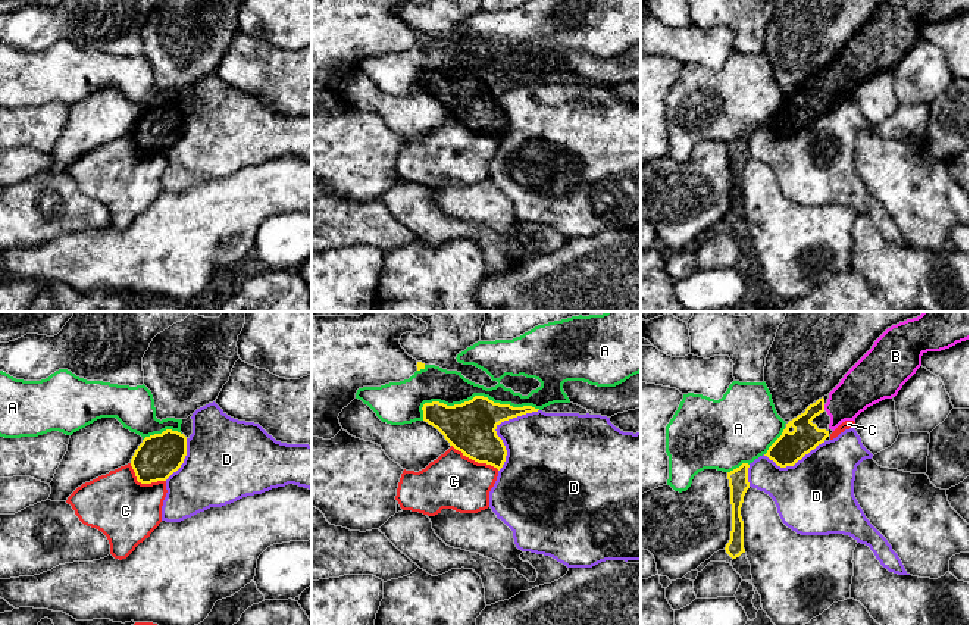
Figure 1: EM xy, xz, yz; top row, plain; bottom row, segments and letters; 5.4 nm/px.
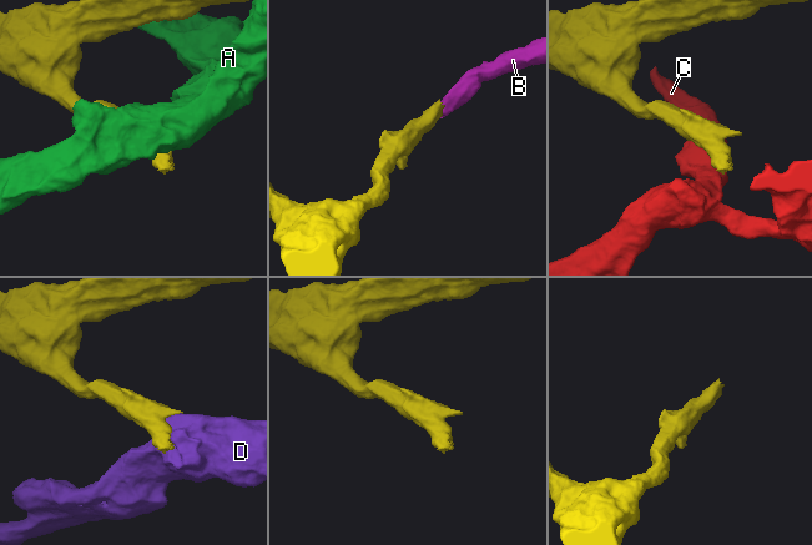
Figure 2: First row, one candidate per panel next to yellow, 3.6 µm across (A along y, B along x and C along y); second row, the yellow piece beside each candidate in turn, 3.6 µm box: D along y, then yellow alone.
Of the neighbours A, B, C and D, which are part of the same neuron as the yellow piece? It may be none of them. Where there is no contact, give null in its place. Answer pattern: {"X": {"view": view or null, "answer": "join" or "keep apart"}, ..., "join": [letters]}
{"A": {"view": "xz", "answer": "keep apart"}, "B": {"view": "yz", "answer": "join"}, "C": {"view": "xz", "answer": "keep apart"}, "D": {"view": "xz", "answer": "keep apart"}, "join": ["B"]}

